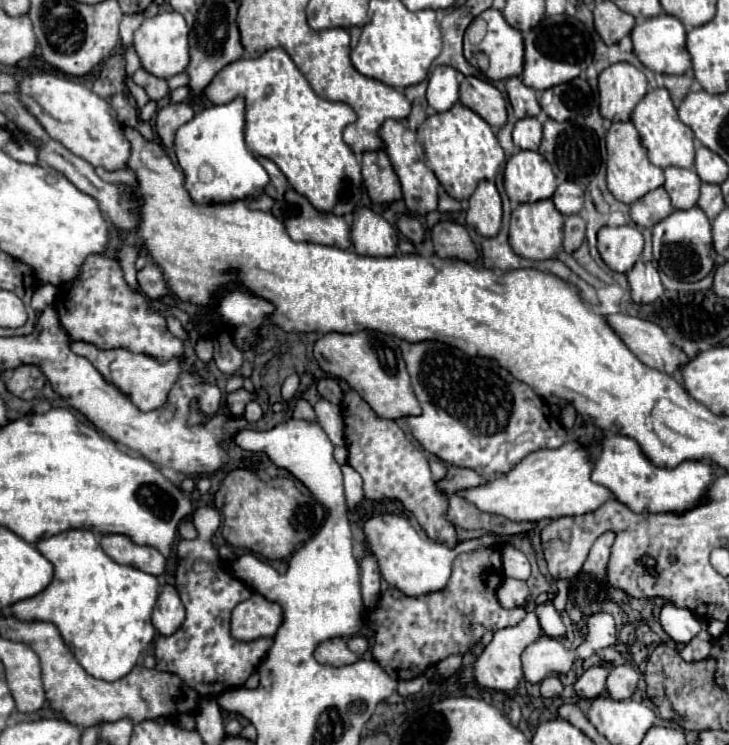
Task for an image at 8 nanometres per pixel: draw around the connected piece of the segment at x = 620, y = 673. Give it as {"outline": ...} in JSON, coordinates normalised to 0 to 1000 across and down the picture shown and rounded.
{"outline":[[[866,891],[844,894],[833,907],[833,929],[844,940],[857,940],[866,937],[866,932],[874,923],[874,915],[877,915],[877,902]]]}

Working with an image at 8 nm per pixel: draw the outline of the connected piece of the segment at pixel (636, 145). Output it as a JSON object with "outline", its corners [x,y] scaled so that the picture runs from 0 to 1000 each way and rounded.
{"outline":[[[841,164],[833,177],[833,252],[855,274],[868,274],[888,258],[909,250],[909,228],[888,215],[877,180],[866,164]]]}

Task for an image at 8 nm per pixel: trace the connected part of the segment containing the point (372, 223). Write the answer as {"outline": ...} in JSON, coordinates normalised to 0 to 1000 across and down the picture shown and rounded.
{"outline":[[[490,279],[481,303],[481,322],[487,338],[495,344],[542,344],[547,314],[517,285],[506,279]]]}

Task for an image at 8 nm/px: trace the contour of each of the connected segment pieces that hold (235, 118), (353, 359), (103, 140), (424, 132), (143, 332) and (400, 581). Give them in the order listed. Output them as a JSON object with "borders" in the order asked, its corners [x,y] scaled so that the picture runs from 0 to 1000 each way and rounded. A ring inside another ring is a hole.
{"borders":[[[[322,132],[306,142],[278,145],[265,161],[243,174],[240,207],[254,234],[254,252],[270,274],[317,274],[355,266],[372,244],[369,234],[342,204],[336,191],[336,132]],[[281,220],[292,228],[287,244],[273,239],[276,223]]],[[[498,443],[487,448],[454,446],[432,459],[429,475],[446,499],[473,510],[520,561],[545,564],[556,558],[578,558],[578,545],[569,534],[542,451],[531,451],[514,443]]],[[[51,97],[34,102],[23,113],[23,132],[32,137],[40,153],[51,158],[62,177],[103,209],[147,228],[163,228],[174,223],[177,191],[160,166],[160,153],[152,153],[152,142],[122,118],[100,110],[89,99]]],[[[632,137],[613,150],[588,156],[575,169],[572,185],[580,196],[586,223],[599,234],[610,258],[627,268],[643,266],[660,242],[678,240],[693,220],[693,207],[676,172]]],[[[133,341],[119,344],[111,354],[111,368],[78,387],[73,411],[97,459],[119,459],[139,470],[174,467],[188,475],[202,475],[221,489],[237,481],[254,486],[251,459],[229,443],[221,421],[204,419],[204,403],[196,395],[177,389],[160,349]]],[[[509,690],[498,706],[509,744],[520,754],[523,773],[558,800],[580,800],[594,792],[605,792],[619,770],[619,754],[627,738],[616,738],[608,730],[597,730],[572,717],[572,711],[547,690]]]]}

